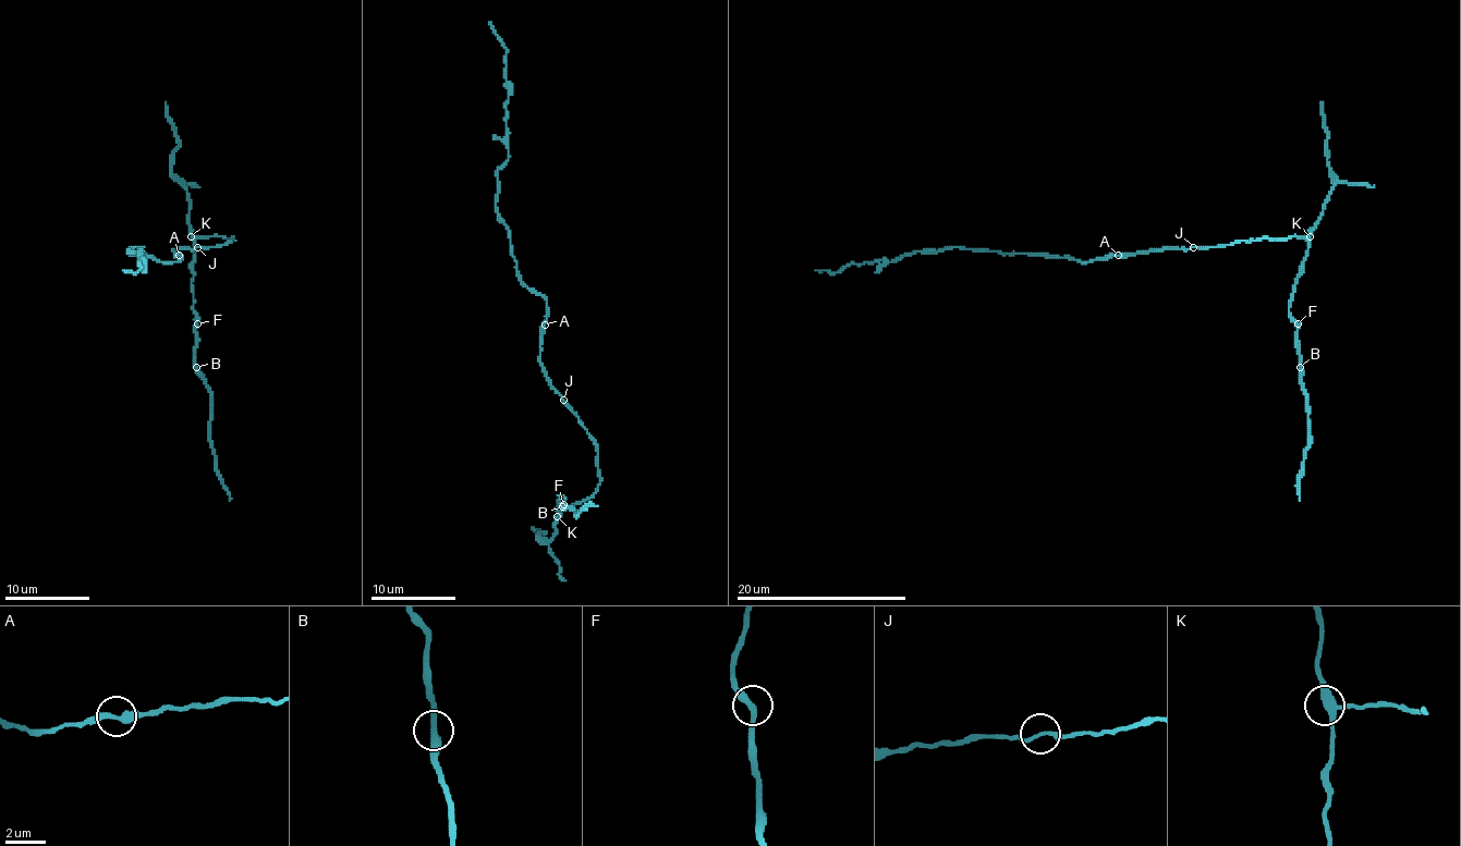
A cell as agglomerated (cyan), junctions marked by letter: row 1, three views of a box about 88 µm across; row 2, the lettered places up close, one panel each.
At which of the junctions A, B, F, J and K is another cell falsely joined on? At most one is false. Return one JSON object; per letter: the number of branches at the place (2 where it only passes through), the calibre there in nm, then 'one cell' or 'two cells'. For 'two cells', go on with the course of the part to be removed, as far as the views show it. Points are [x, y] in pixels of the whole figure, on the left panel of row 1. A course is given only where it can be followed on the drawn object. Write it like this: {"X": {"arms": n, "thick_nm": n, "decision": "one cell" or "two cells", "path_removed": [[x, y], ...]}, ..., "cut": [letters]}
{"A": {"arms": 2, "thick_nm": 320, "decision": "one cell"}, "B": {"arms": 2, "thick_nm": 320, "decision": "one cell"}, "F": {"arms": 2, "thick_nm": 360, "decision": "one cell"}, "J": {"arms": 2, "thick_nm": 150, "decision": "one cell"}, "K": {"arms": 3, "thick_nm": 380, "decision": "one cell"}, "cut": []}

